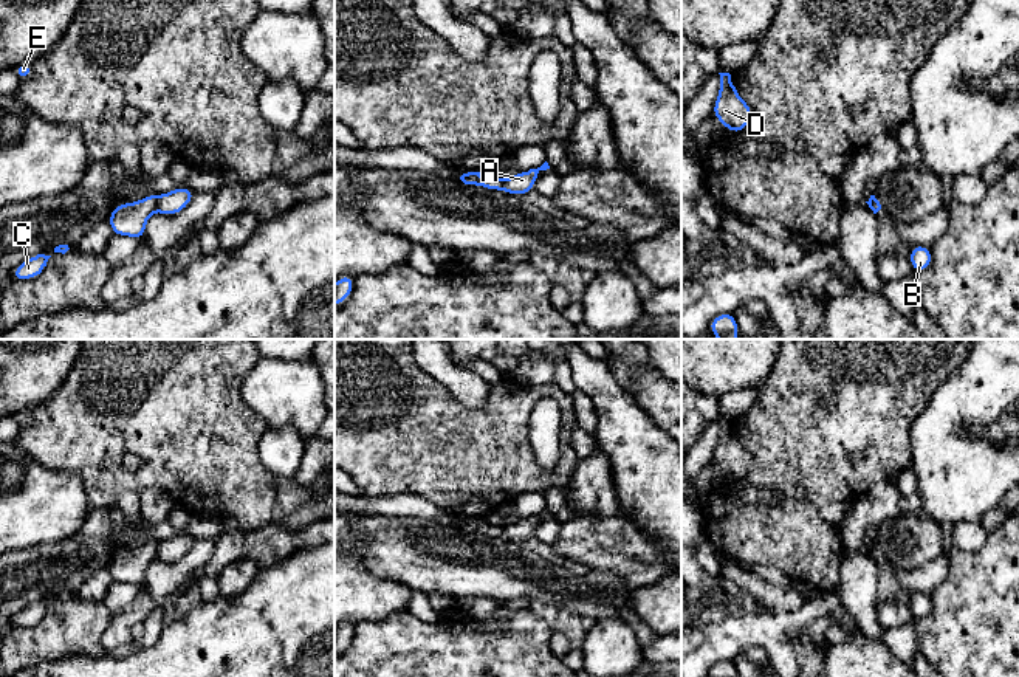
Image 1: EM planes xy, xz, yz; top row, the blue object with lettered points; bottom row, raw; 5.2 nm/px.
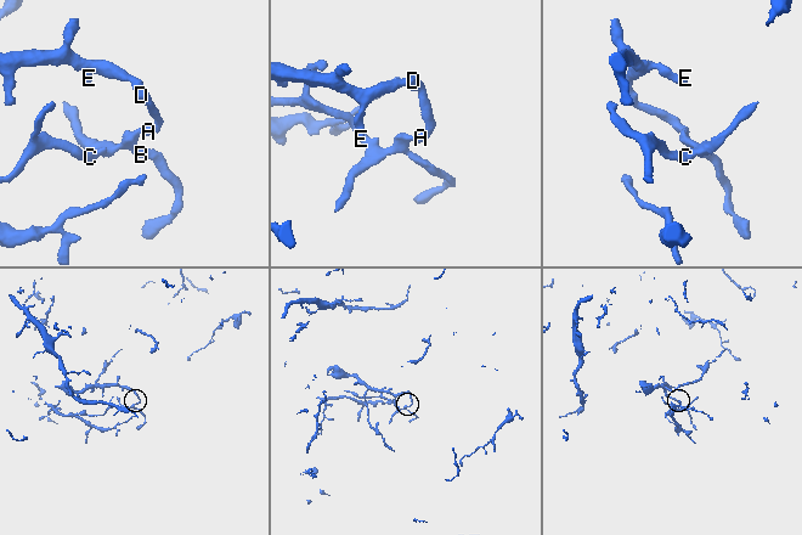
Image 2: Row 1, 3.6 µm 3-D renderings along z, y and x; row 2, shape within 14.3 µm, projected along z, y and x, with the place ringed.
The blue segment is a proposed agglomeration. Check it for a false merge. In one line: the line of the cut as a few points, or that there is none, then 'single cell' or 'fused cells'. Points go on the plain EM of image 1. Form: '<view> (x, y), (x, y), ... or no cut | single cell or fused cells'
xy (158, 542), (155, 556) | fused cells

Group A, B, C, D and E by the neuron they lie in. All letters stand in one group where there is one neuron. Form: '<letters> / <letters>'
A D E / B C

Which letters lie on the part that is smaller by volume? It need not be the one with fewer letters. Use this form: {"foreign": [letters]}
{"foreign": ["B", "C"]}

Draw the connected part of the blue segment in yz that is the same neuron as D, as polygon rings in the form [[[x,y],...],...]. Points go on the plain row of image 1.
[[[729,420],[720,421],[719,443],[714,449],[712,462],[734,480],[740,480],[751,462],[753,455],[739,443]]]

